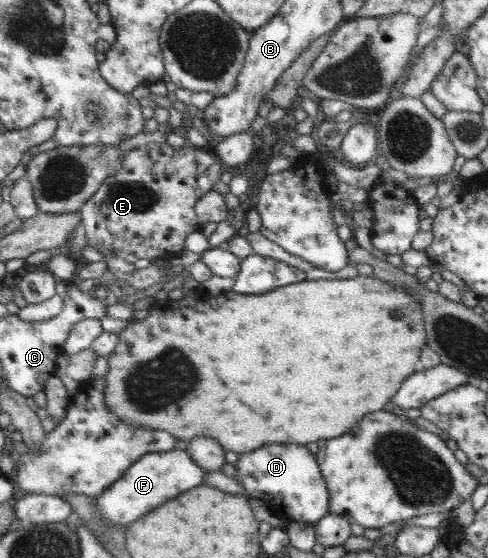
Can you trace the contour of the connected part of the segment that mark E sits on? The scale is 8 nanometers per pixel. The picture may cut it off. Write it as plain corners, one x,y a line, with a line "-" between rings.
149,143
144,148
128,150
120,171
103,179
96,193
84,202
78,211
81,223
86,231
88,245
94,247
104,256
121,257
128,263
137,259
170,260
184,250
184,240
188,233
202,230
195,212
195,203
212,190
213,184
219,182
220,175
226,171
226,165
209,152
196,148
190,143
180,149
172,148
167,143

